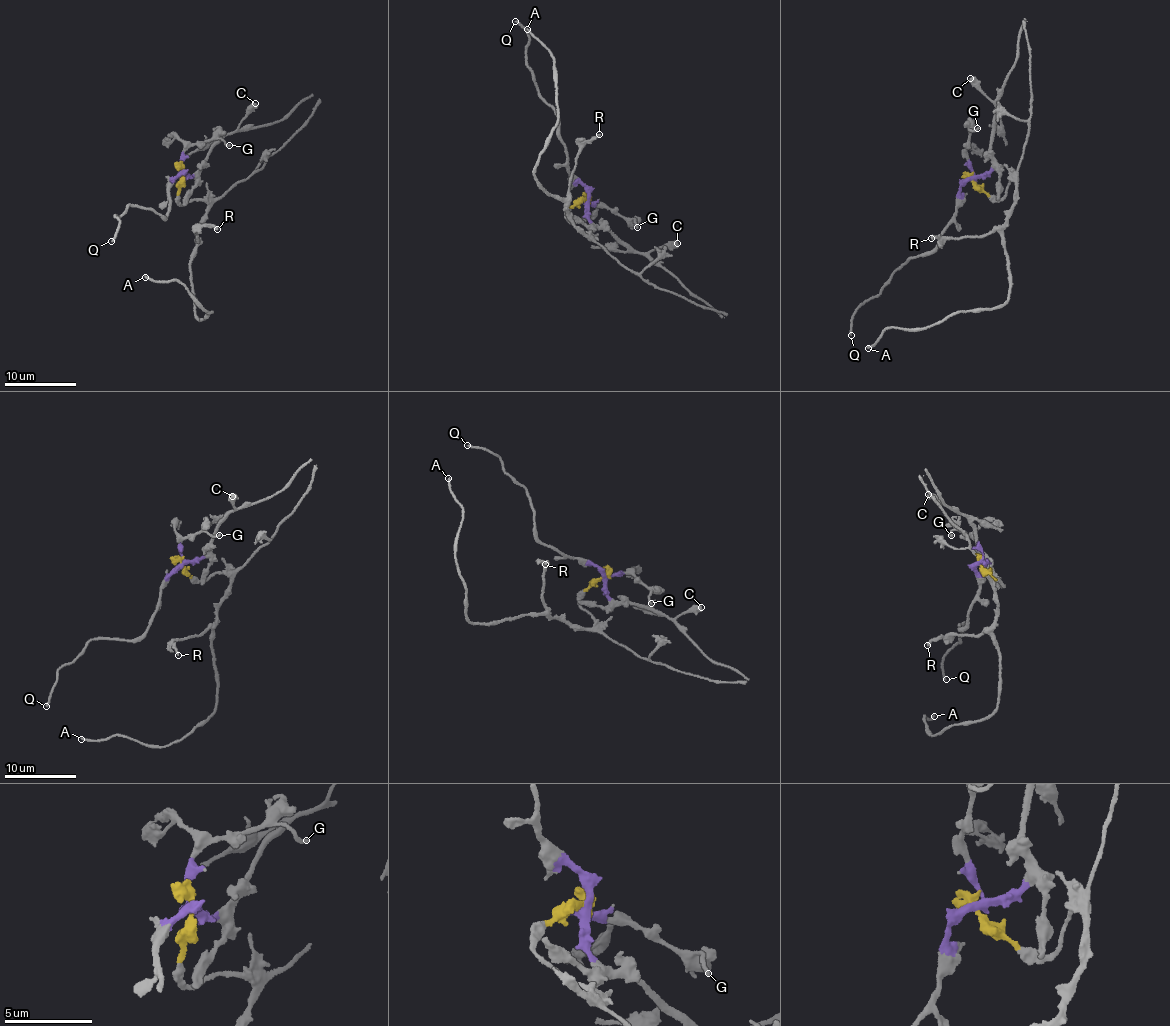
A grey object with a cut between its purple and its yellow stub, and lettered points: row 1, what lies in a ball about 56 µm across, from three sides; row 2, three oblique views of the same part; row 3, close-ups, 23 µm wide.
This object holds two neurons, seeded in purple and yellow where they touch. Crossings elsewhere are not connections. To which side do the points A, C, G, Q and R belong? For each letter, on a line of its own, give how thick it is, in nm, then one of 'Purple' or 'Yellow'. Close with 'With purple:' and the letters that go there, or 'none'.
A: Thickness 200 nm. Yellow
C: Thickness 600 nm. Purple
G: Thickness 200 nm. Purple
Q: Thickness 200 nm. Purple
R: Thickness 220 nm. Yellow
With purple: C, G, Q

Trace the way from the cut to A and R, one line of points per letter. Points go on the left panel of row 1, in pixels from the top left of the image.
A: (183, 172), (179, 202), (204, 201), (206, 208), (191, 262), (194, 316), (211, 312), (176, 279), (145, 276)
R: (183, 172), (179, 202), (204, 201), (206, 208), (206, 219), (199, 223), (196, 238), (198, 226), (218, 229)

